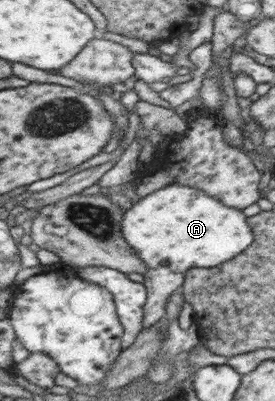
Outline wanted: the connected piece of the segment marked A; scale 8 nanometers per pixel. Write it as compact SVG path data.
M175 183L139 198L121 217L120 227L121 236L147 266L142 284L148 289L148 300L141 328L154 325L165 315L167 297L181 286L189 268L218 267L221 261L224 264L250 247L255 239L239 209L226 206L203 190Z

